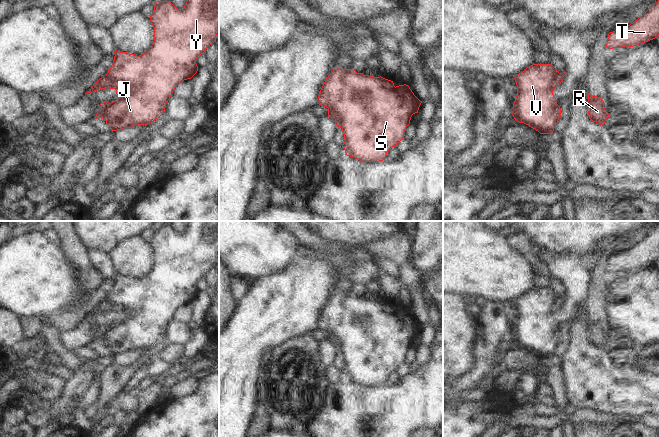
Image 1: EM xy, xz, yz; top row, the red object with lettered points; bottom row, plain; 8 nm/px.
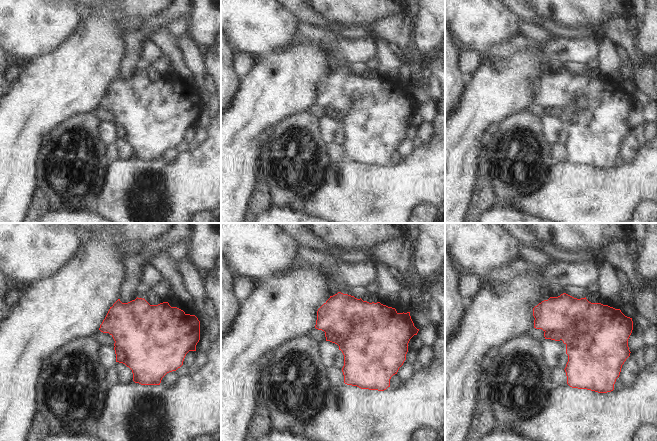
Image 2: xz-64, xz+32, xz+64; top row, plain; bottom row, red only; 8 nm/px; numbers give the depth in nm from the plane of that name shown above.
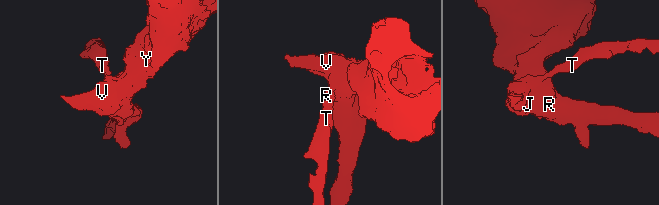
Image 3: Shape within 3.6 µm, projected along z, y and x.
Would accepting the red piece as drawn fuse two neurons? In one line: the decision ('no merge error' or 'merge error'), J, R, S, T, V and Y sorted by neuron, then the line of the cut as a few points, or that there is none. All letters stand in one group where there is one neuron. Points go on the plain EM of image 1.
merge error; J R S V Y / T; cut in xz along (328, 332), (335, 338), (341, 350)

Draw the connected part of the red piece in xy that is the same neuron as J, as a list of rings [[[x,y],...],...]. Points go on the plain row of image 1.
[[[187,221],[183,233],[177,233],[171,225],[157,225],[150,245],[154,251],[151,271],[140,280],[116,274],[108,293],[108,303],[112,305],[118,322],[111,327],[101,327],[95,343],[104,343],[112,356],[148,349],[160,342],[175,311],[197,297],[197,281],[216,266],[219,221]]]

